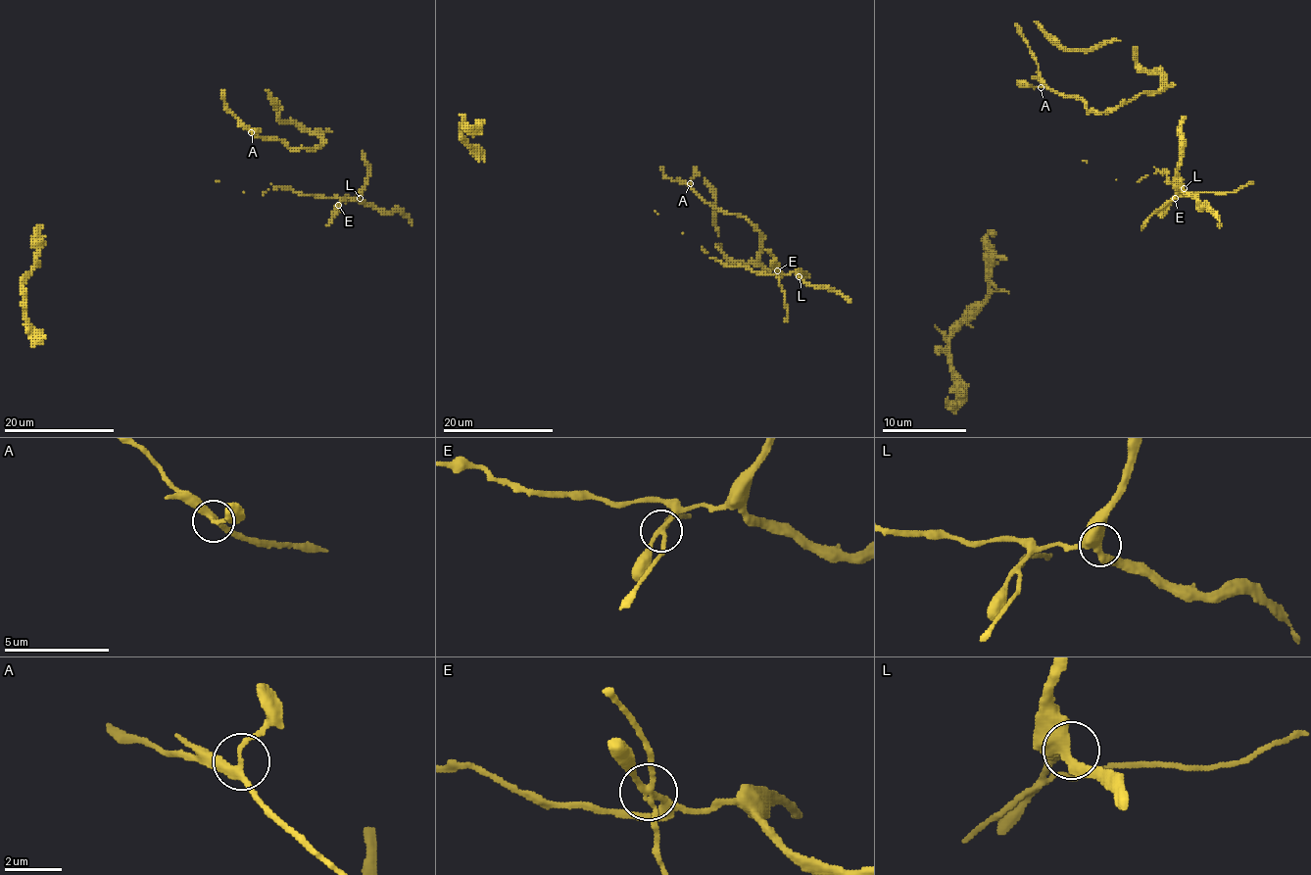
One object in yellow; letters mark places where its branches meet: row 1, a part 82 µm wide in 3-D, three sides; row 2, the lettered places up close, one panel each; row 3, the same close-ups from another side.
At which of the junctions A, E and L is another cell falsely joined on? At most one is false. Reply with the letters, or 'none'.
E

